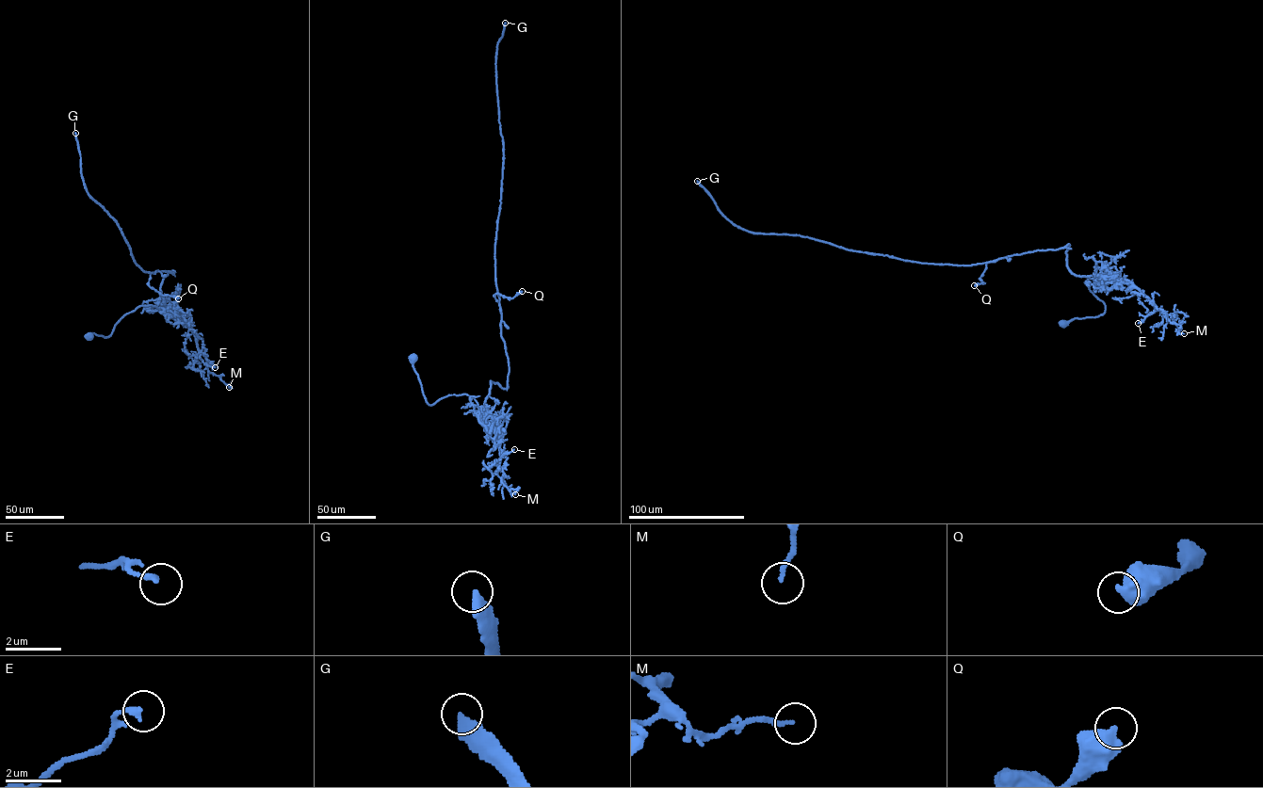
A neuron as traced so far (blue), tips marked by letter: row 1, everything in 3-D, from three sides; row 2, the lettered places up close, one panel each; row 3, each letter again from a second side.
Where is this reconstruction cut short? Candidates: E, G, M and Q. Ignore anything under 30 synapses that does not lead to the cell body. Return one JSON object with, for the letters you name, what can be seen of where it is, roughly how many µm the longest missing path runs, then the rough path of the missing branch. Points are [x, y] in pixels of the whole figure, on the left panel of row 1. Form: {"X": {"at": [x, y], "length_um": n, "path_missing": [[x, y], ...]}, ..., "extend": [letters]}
{"G": {"at": [75, 133], "length_um": 350}, "extend": ["G"]}

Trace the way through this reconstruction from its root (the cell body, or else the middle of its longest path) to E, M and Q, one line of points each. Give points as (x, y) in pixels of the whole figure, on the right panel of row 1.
E: (1063, 324), (1104, 312), (1105, 304), (1085, 281), (1092, 278), (1128, 280), (1151, 301), (1157, 310), (1138, 323)
M: (1063, 324), (1104, 312), (1105, 304), (1090, 290), (1087, 280), (1125, 279), (1184, 333)
Q: (1063, 324), (1105, 308), (1085, 281), (1101, 279), (1069, 268), (1068, 244), (988, 262), (974, 285)

